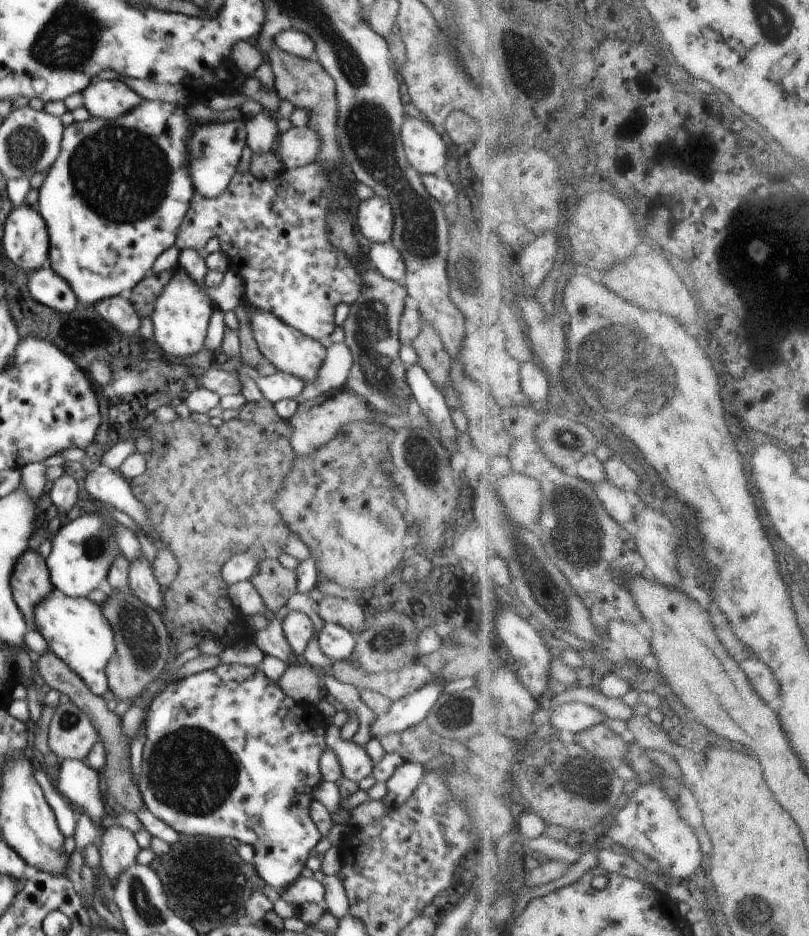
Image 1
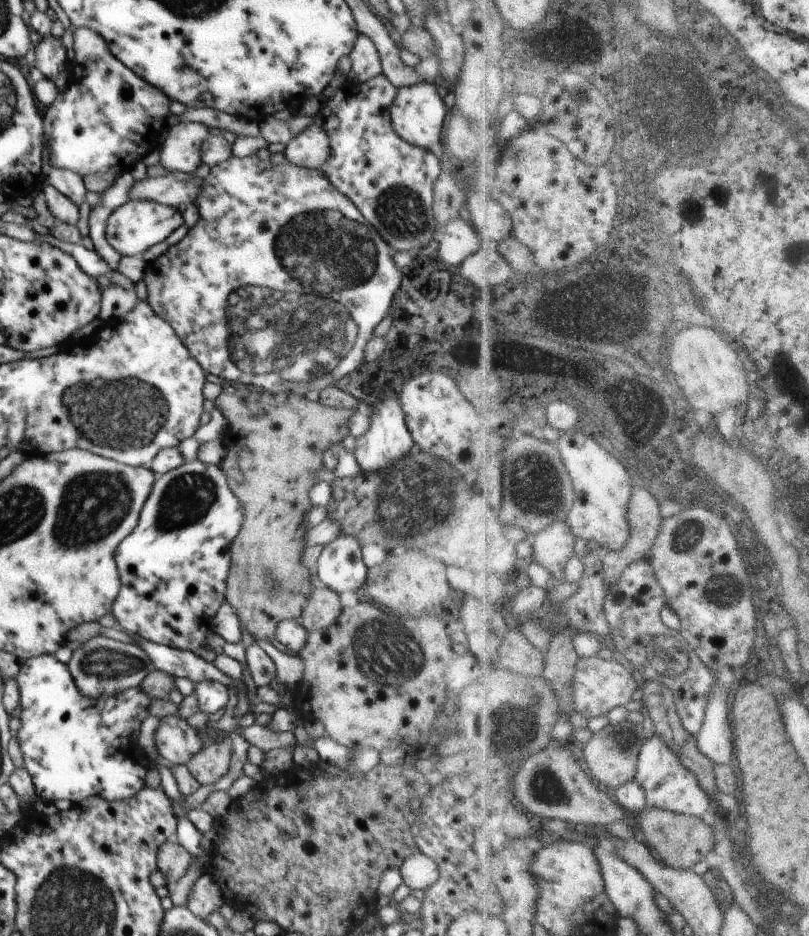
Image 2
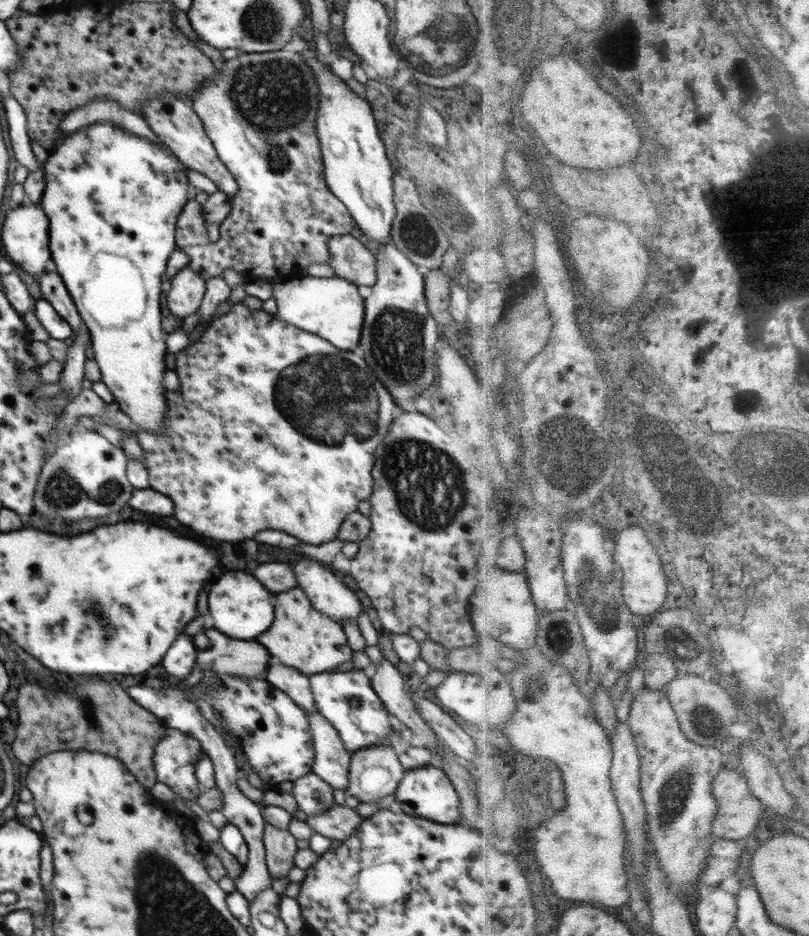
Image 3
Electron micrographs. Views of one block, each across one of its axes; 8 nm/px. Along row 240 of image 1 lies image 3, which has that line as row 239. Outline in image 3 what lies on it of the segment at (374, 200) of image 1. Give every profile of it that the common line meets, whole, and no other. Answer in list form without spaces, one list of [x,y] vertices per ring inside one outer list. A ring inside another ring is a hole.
[[[308,48],[302,50],[301,54],[315,74],[319,88],[316,135],[321,146],[326,184],[332,194],[346,205],[358,228],[372,241],[368,248],[375,256],[379,246],[391,238],[391,226],[396,216],[393,176],[397,172],[388,160],[369,102],[352,92],[345,81],[332,72],[329,65],[317,59],[314,51]]]

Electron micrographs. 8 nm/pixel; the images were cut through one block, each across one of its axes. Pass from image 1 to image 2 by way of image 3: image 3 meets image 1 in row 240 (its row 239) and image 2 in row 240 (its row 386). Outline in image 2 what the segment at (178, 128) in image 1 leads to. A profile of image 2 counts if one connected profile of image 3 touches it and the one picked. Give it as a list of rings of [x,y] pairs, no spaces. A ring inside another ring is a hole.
[[[131,200],[114,210],[106,220],[106,240],[120,256],[142,256],[150,247],[166,240],[183,225],[183,218],[177,208],[155,201]]]

